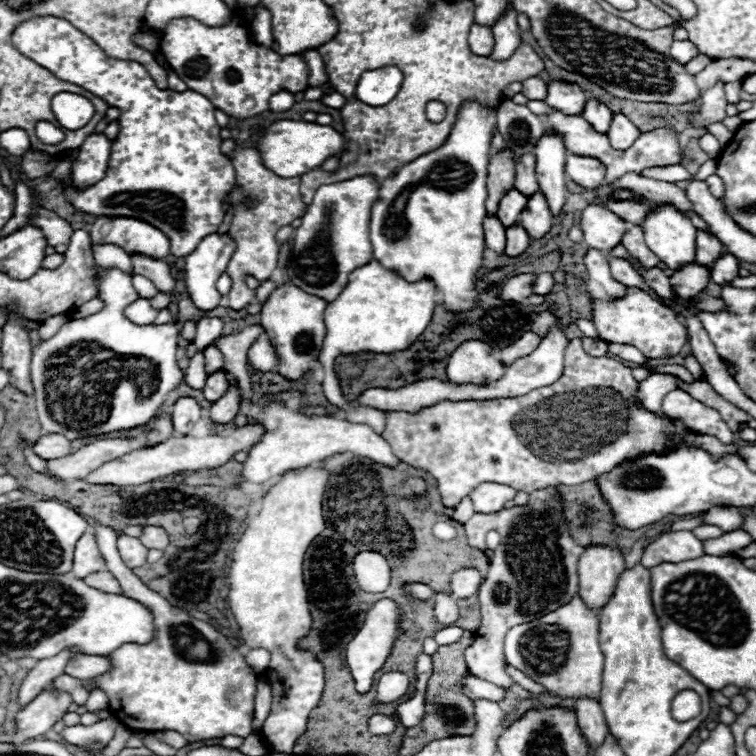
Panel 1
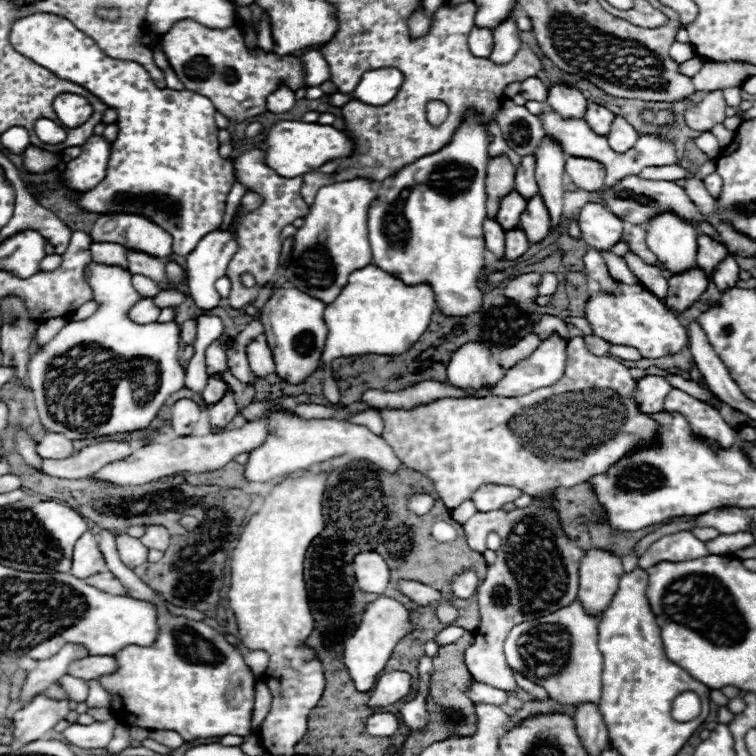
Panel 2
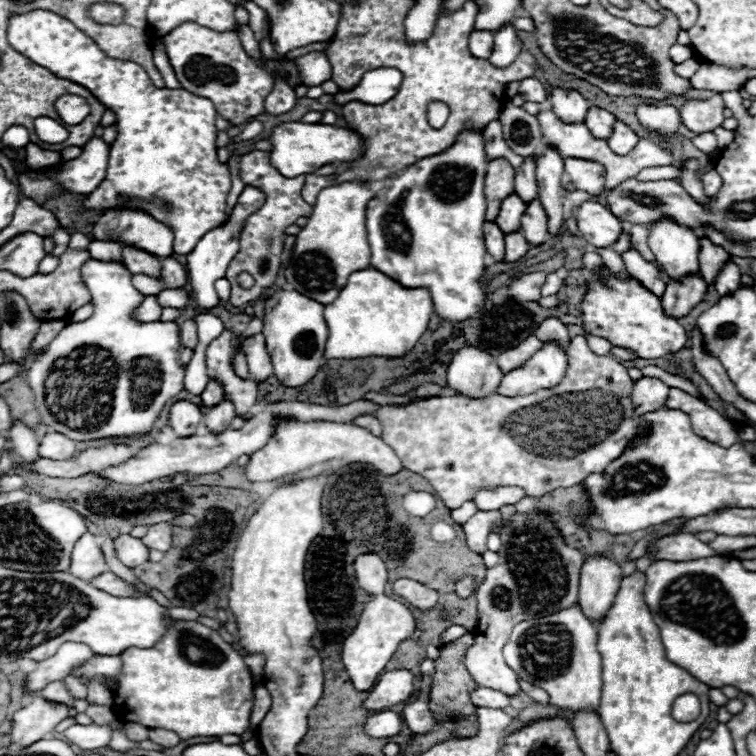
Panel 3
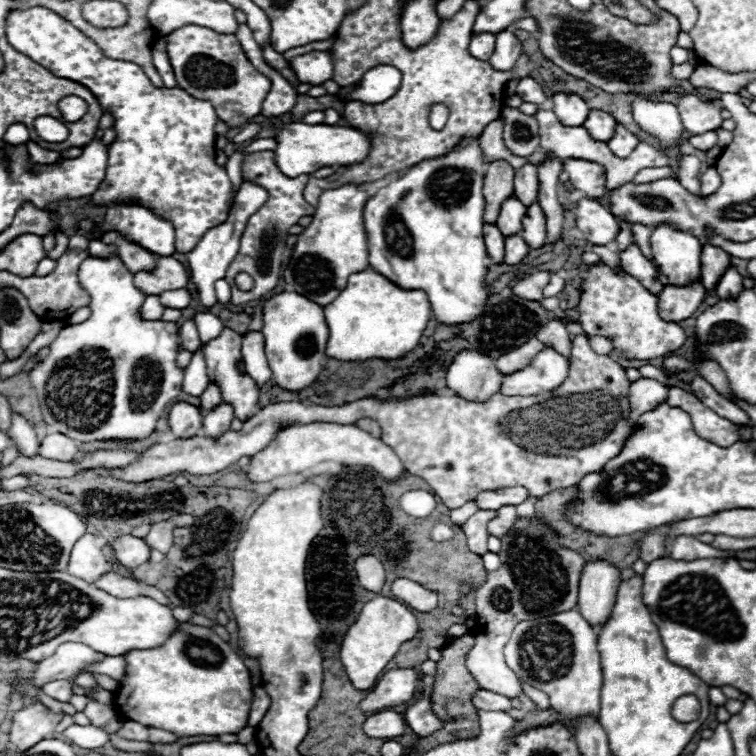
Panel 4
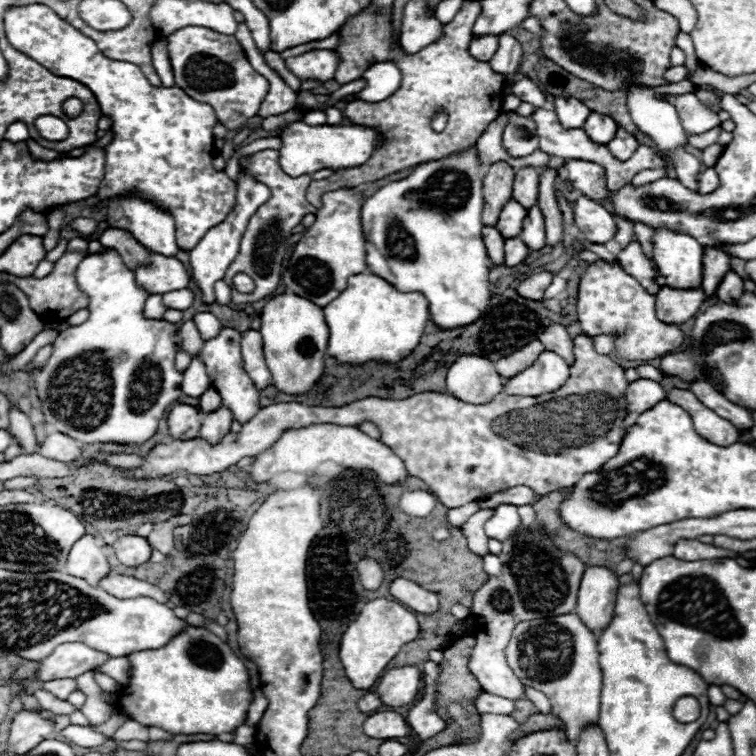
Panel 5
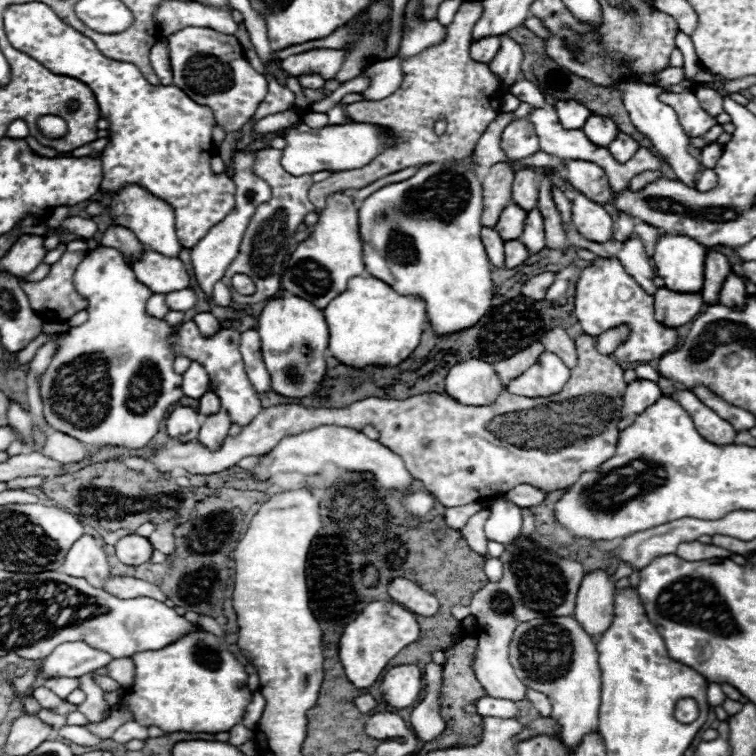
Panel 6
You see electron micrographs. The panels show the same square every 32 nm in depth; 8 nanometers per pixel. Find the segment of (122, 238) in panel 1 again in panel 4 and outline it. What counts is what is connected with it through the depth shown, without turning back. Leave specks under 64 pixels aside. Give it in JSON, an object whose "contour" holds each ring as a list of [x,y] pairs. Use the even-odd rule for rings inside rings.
{"contour":[[[112,204],[102,220],[102,226],[94,232],[100,238],[108,230],[122,232],[158,256],[172,256],[176,252],[172,222],[156,216],[150,208],[140,204]]]}

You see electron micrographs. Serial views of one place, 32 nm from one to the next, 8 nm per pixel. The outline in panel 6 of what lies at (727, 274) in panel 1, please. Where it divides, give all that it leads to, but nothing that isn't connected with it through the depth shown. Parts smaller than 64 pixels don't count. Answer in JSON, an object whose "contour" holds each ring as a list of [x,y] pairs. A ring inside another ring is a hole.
{"contour":[[[730,274],[730,276],[726,278],[726,282],[724,282],[724,286],[722,286],[720,292],[722,292],[722,294],[720,294],[720,302],[722,302],[724,306],[736,308],[736,310],[746,308],[746,294],[748,294],[748,292],[746,292],[744,282],[742,282],[738,276]]]}

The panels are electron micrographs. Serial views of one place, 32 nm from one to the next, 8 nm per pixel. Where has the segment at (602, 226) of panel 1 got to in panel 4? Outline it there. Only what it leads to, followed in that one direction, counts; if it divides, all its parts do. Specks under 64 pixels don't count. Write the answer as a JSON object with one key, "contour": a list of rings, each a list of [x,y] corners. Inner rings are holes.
{"contour":[[[582,198],[576,204],[576,226],[586,234],[584,238],[596,246],[612,242],[620,230],[614,214],[590,198]]]}

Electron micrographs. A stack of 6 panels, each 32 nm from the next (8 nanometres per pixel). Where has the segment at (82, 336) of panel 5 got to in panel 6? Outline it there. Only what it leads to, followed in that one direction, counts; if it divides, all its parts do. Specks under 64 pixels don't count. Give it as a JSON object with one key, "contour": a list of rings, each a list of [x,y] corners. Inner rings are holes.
{"contour":[[[98,246],[96,250],[90,250],[86,260],[76,268],[74,285],[88,301],[88,322],[78,328],[70,328],[58,340],[58,352],[54,354],[40,384],[44,418],[52,428],[82,440],[82,444],[118,446],[126,450],[144,448],[156,436],[168,408],[184,396],[182,376],[174,372],[174,356],[166,344],[166,336],[172,328],[164,320],[146,316],[146,300],[152,292],[138,282],[122,252],[116,248]]]}

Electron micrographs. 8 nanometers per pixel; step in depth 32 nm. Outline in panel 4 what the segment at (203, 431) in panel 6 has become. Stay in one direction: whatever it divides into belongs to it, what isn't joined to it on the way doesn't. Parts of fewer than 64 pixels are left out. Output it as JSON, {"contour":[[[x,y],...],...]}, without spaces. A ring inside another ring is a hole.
{"contour":[[[220,404],[218,408],[204,414],[204,422],[202,422],[204,434],[216,440],[216,436],[222,436],[224,432],[230,430],[232,420],[234,420],[234,410],[228,404]]]}

